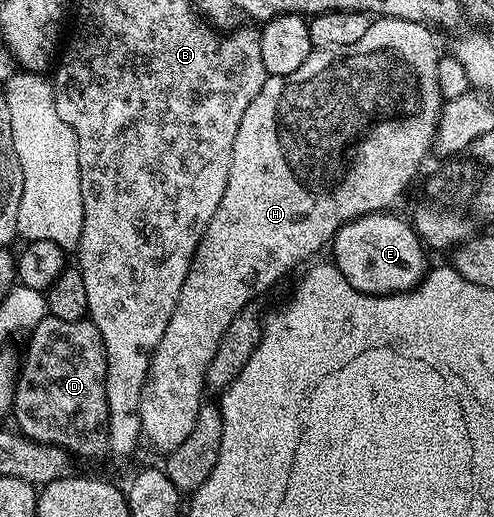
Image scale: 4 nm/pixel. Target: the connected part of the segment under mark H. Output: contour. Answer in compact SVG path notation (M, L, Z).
M378 18L376 21L370 22L367 29L367 37L362 37L359 41L355 41L355 45L339 45L338 47L332 47L331 49L314 49L310 51L307 61L303 61L303 65L299 65L299 69L295 69L295 73L290 75L271 75L268 76L263 85L263 89L259 89L259 93L255 93L255 101L251 101L251 105L247 105L247 113L243 113L243 121L239 121L239 133L235 133L235 149L231 149L231 173L227 177L227 189L223 189L223 201L219 201L219 209L215 213L215 217L211 217L211 221L207 225L207 229L203 233L203 237L199 241L197 246L197 252L193 254L193 263L189 266L189 272L187 277L183 281L183 289L179 293L179 301L175 305L175 309L171 313L171 321L167 321L167 329L163 331L163 337L159 341L159 345L155 349L155 353L151 357L151 365L149 366L149 372L145 378L145 388L141 394L141 433L144 442L149 442L151 446L158 447L161 453L168 453L174 451L179 445L183 445L183 441L187 437L187 433L191 433L191 428L195 426L195 417L199 417L199 409L203 402L203 396L201 394L207 391L205 385L205 374L207 369L211 365L211 357L215 357L215 349L219 349L219 341L223 337L223 333L227 329L227 325L231 325L231 321L235 321L235 317L240 311L246 310L250 306L249 299L257 299L264 291L269 291L281 278L284 277L288 271L296 269L300 263L308 264L316 251L321 251L330 246L334 237L337 236L337 231L345 223L351 222L353 219L359 218L361 215L371 215L374 213L385 213L390 210L389 207L405 190L409 187L409 182L417 175L417 170L421 167L421 162L424 161L428 155L431 155L433 151L433 141L437 137L437 126L441 120L441 112L443 108L443 100L441 97L441 90L439 89L439 69L437 63L442 57L442 52L437 51L437 43L433 40L434 32L430 30L424 23L412 23L411 21L403 21L402 19L383 19Z

